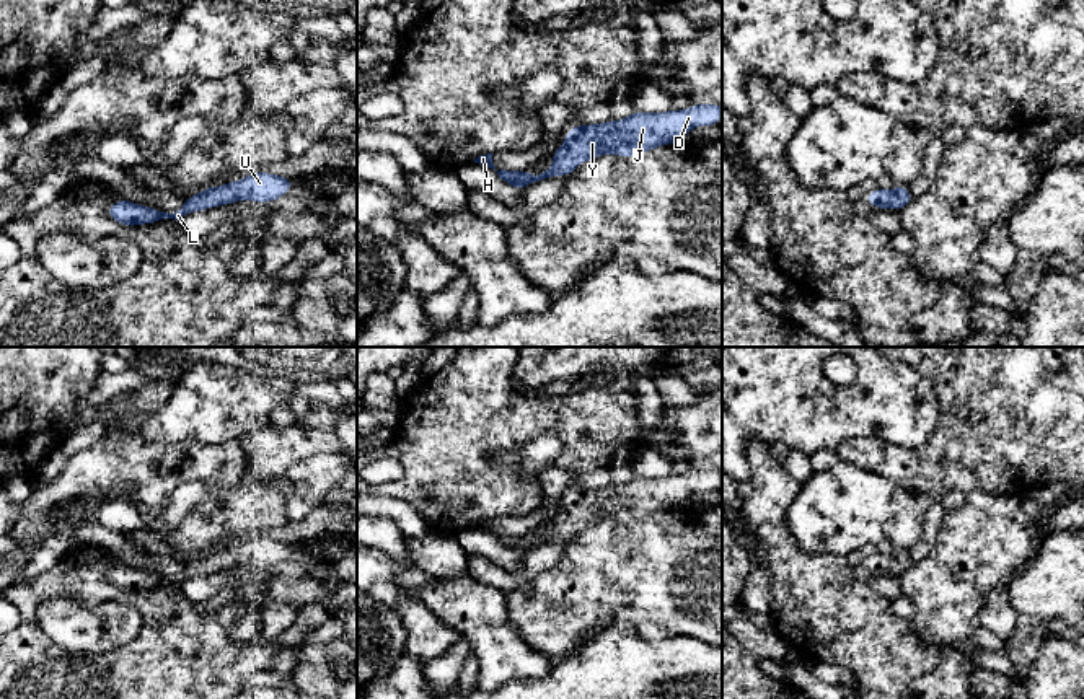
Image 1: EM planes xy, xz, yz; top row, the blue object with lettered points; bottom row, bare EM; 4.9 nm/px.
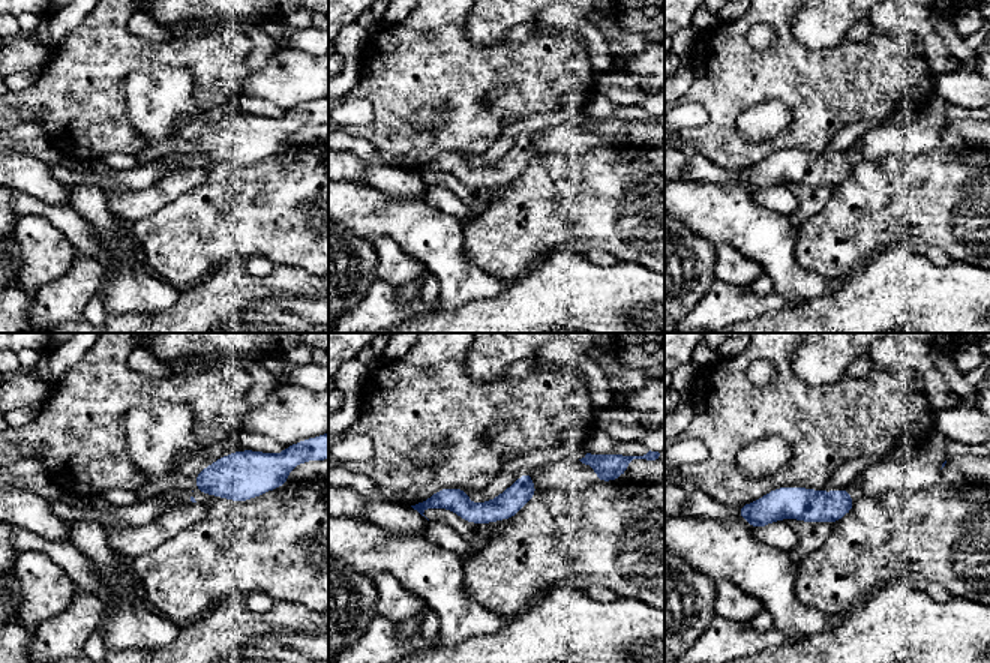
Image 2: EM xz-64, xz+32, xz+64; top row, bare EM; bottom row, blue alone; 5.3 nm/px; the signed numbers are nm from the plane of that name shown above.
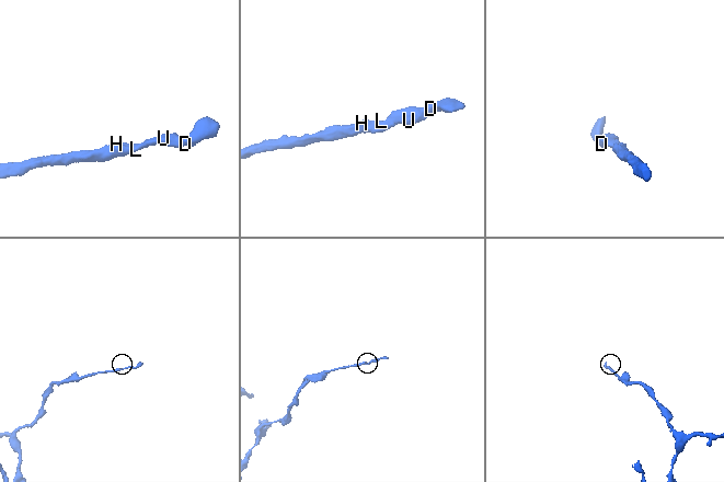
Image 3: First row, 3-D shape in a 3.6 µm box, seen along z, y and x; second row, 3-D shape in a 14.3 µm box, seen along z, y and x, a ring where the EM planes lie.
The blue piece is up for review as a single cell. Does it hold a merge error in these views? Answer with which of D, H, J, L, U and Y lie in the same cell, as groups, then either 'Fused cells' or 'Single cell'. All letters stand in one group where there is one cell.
Groups: D H J L U Y. Single cell

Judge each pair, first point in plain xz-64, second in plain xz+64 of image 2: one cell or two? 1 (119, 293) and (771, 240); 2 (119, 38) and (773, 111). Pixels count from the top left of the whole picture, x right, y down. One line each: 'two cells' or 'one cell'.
1: one cell
2: two cells

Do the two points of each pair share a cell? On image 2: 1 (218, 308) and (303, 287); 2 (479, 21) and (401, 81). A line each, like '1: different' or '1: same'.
1: same
2: different

